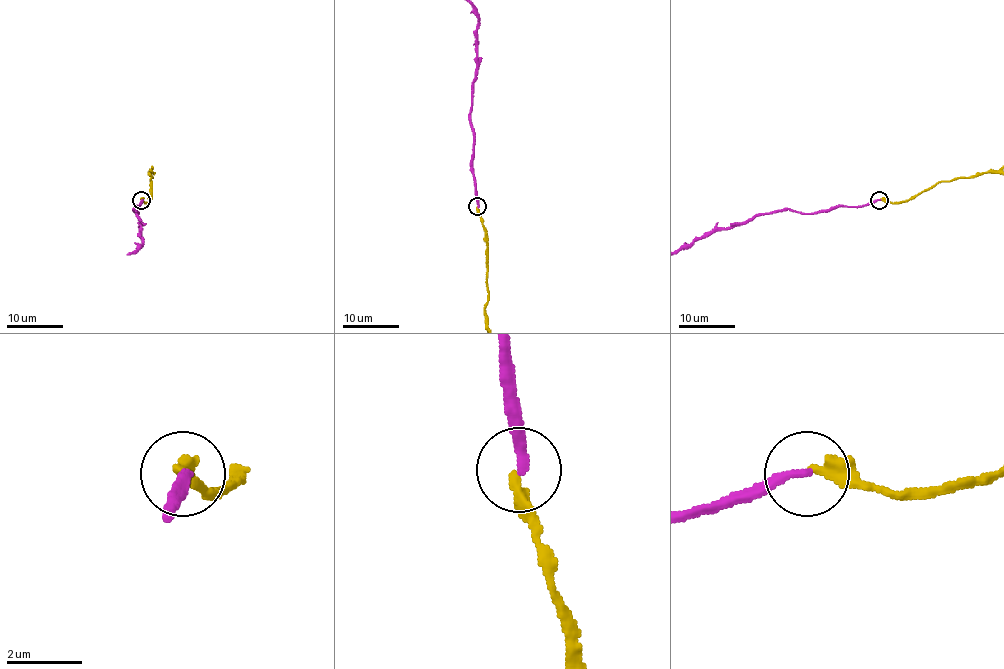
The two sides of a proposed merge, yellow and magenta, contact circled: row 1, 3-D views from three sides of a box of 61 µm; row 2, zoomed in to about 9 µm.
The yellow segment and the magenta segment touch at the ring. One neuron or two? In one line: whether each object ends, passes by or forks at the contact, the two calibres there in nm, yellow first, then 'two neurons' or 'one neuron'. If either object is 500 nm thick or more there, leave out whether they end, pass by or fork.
yellow ends | magenta ends | 360/260 nm | two neurons

